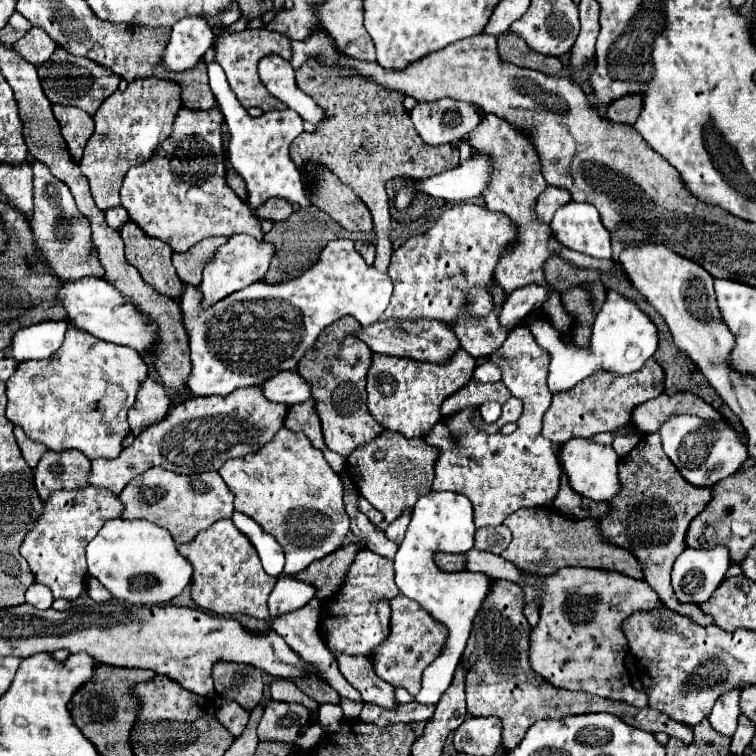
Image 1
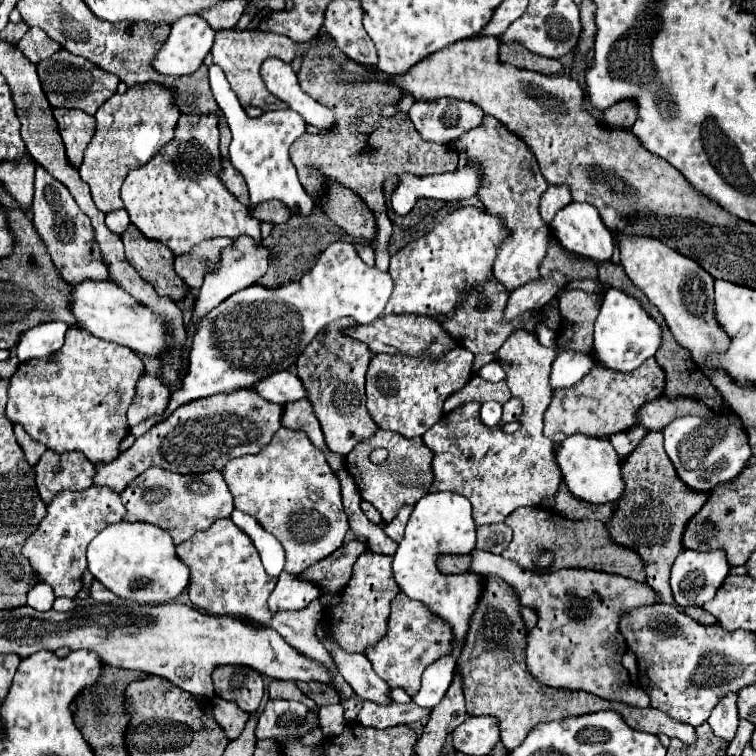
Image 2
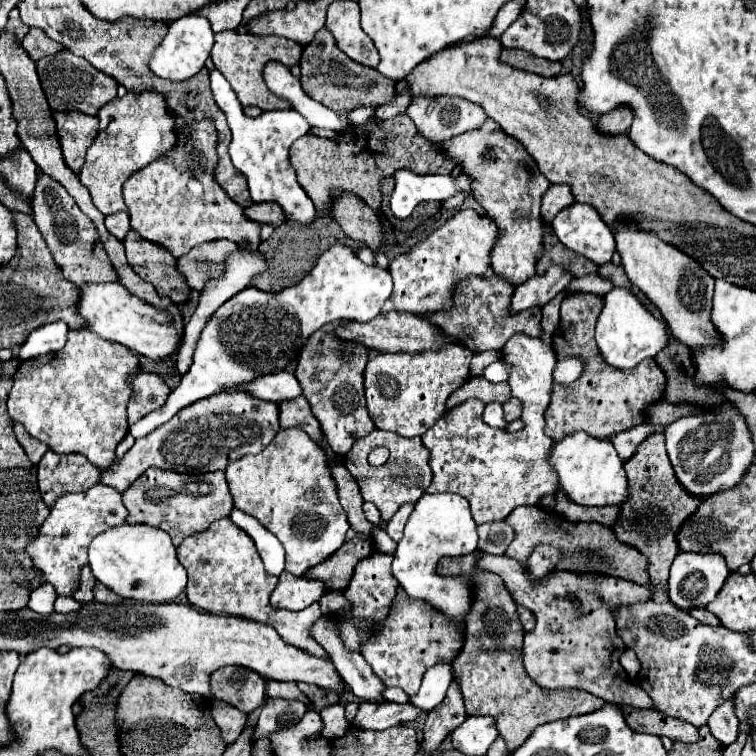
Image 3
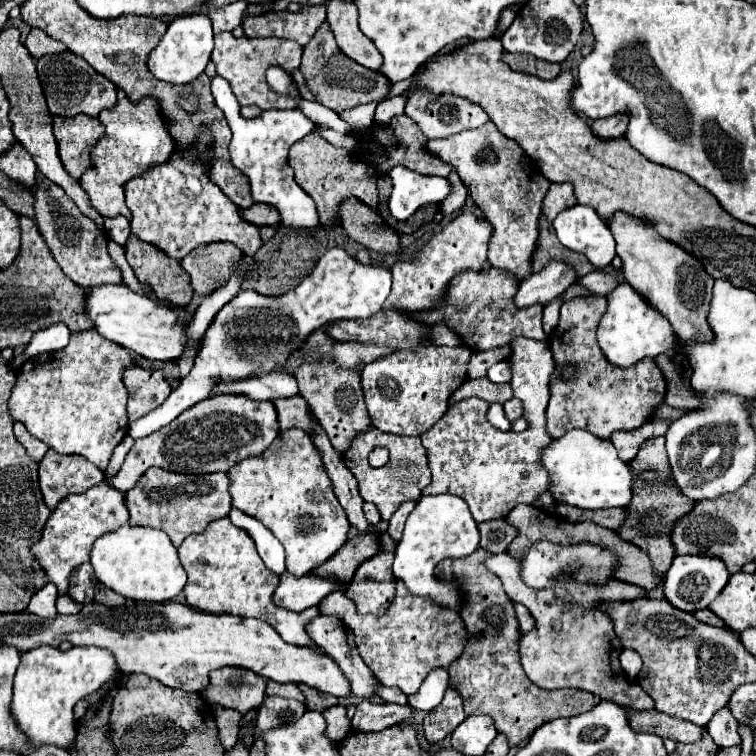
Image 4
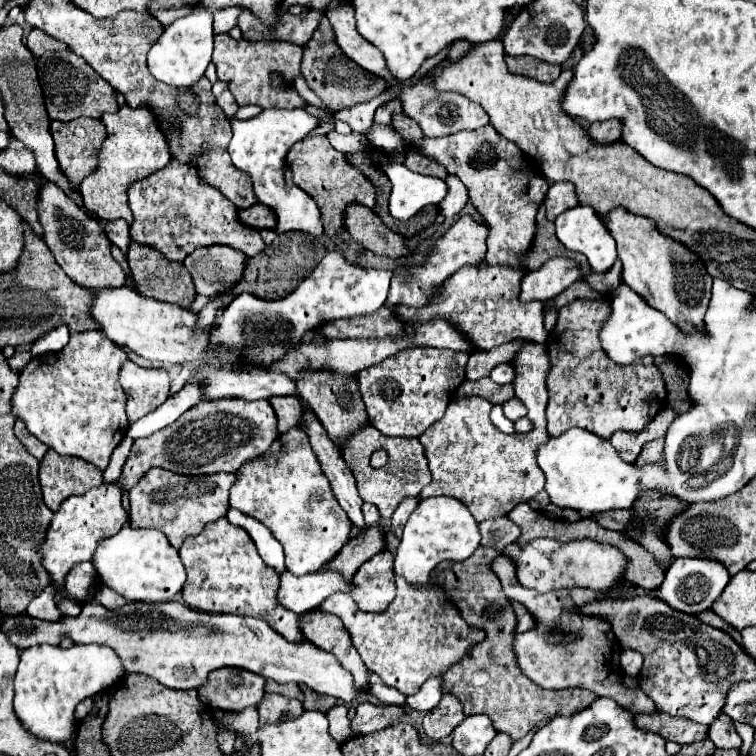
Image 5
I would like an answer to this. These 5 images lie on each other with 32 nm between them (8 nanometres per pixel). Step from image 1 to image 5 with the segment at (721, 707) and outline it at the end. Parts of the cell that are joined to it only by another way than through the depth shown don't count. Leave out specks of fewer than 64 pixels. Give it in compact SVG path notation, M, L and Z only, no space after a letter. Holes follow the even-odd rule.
M722 714L714 724L710 724L710 740L714 742L716 748L722 748L722 750L730 750L730 748L740 750L742 746L742 738L734 730L732 720L728 720L728 716L722 716Z

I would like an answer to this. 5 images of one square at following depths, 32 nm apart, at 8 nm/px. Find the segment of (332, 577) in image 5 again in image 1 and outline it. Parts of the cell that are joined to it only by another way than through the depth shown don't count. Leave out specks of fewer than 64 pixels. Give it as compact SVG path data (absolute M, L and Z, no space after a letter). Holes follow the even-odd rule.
M282 574L268 598L270 616L276 618L278 614L286 614L290 610L298 610L306 606L316 596L316 588L310 584L296 580L290 574Z

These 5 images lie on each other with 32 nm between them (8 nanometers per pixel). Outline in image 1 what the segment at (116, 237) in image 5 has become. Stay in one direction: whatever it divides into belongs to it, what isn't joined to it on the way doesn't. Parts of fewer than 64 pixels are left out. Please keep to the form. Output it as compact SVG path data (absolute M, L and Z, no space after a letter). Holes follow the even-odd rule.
M120 206L120 208L112 208L112 212L106 212L106 222L110 228L120 230L126 222L128 222L128 212Z

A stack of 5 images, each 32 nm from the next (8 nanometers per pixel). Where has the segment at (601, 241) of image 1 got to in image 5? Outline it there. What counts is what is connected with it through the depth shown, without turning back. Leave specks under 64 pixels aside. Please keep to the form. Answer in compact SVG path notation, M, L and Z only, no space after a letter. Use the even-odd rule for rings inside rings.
M576 206L556 218L556 236L572 252L582 252L594 273L608 272L618 258L615 240L590 206Z

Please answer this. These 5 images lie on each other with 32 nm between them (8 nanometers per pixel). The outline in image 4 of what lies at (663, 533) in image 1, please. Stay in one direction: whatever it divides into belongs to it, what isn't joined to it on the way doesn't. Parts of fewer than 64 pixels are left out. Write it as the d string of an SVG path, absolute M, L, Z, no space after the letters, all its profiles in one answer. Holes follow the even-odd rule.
M660 436L660 438L652 438L652 440L644 442L636 460L630 462L630 468L634 472L654 468L654 470L660 470L660 472L668 474L668 460L664 456L664 438ZM636 480L636 490L634 490L632 504L626 508L628 518L624 522L624 528L618 530L620 538L644 548L644 552L648 552L648 556L652 556L652 562L656 562L656 572L660 572L660 576L666 576L666 572L668 572L668 568L674 560L672 542L668 540L668 532L672 530L672 524L676 524L676 520L682 514L688 514L692 510L692 506L694 506L694 502L684 500L670 486L668 488L664 484L646 486L642 480ZM700 610L700 612L694 612L694 614L696 614L696 618L698 618L700 622L704 622L704 624L718 626L718 628L726 628L726 624L722 624L722 620L720 620L714 612L710 612L710 610Z

